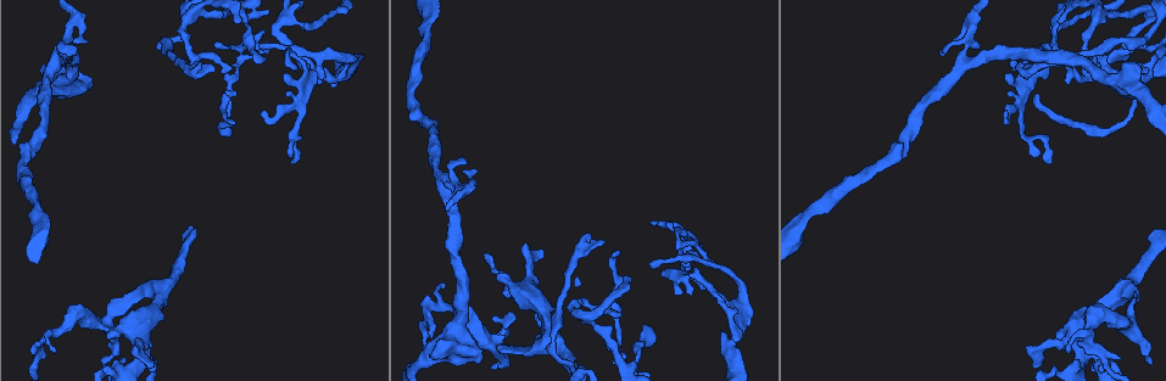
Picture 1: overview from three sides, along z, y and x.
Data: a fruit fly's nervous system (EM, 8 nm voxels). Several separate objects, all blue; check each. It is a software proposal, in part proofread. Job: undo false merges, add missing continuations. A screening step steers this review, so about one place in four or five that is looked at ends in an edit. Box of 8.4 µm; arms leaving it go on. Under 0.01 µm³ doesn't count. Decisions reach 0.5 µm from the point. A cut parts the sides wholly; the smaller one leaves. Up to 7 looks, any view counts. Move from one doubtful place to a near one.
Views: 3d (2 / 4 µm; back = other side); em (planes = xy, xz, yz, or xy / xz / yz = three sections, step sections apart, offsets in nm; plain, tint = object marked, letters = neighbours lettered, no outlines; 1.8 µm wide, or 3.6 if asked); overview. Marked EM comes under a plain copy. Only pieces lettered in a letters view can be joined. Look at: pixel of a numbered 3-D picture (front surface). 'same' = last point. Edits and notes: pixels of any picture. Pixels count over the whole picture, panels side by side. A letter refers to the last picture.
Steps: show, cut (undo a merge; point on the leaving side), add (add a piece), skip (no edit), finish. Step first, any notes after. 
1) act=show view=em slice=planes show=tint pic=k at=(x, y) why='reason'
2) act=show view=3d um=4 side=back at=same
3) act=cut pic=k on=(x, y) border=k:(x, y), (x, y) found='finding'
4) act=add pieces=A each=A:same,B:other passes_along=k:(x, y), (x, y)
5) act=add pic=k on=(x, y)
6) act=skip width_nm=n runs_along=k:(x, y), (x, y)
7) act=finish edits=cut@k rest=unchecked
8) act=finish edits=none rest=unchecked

act=show view=em slice=planes show=letters pic=1 at=(635, 355) why='a narrow waist'

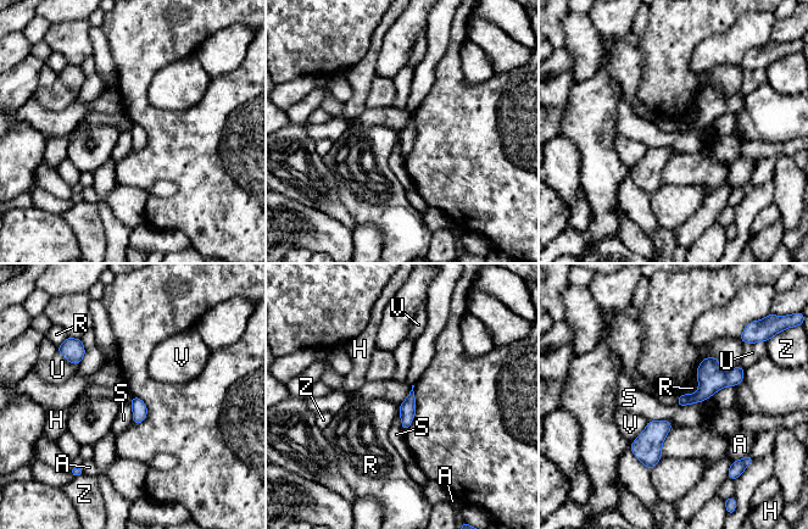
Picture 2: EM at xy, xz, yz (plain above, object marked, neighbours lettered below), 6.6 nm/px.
act=skip each=A:other,H:other,R:other,S:other,U:other,V:other,Z:other border=2:(734, 385), (701, 401), (675, 405) found='all the same neuron'

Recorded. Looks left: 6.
act=show view=em slice=planes show=letters pic=1 at=(738, 319) why='side arm on a straight run'

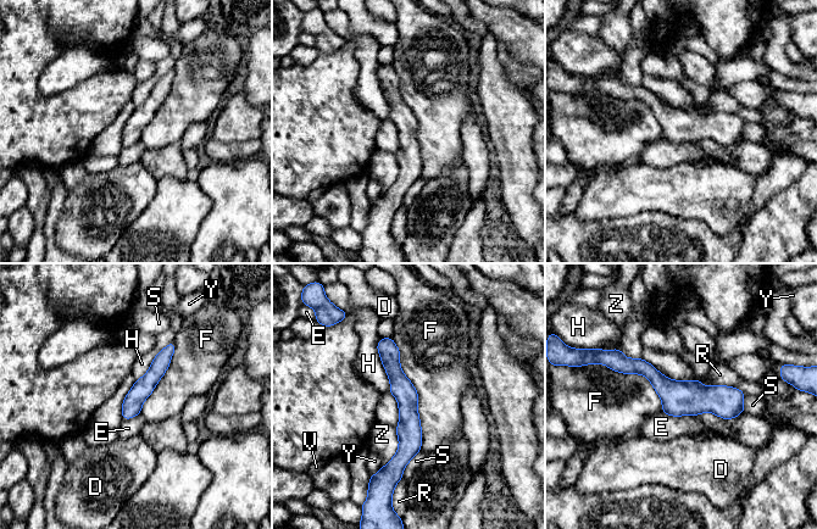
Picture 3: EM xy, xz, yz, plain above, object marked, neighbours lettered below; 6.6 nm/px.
act=skip each=D:other,E:other,F:other,H:other,R:other,S:other,V:other,Y:other,Z:other runs_along=3:(387, 340), (407, 397), (395, 472) found='continuous, no second neuron'

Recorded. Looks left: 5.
act=show view=3d um=2 pic=1 at=(527, 259)

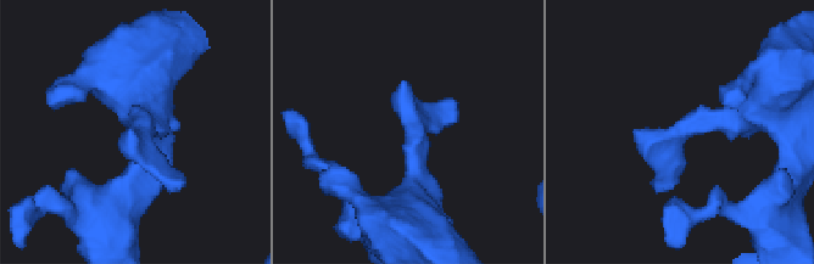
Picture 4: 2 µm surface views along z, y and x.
act=show view=em slice=planes show=tint pic=4 at=(143, 133)

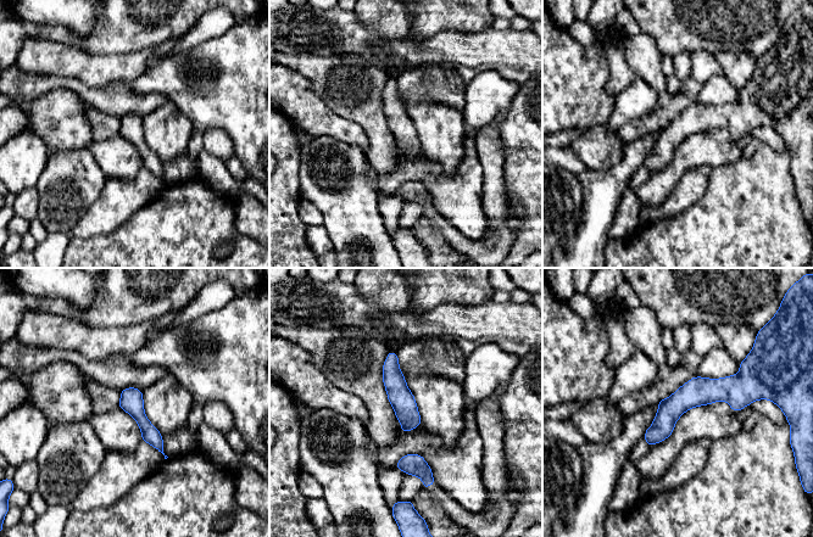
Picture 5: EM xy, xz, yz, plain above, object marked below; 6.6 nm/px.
act=show view=em slice=planes show=letters at=same why='what lies round it'

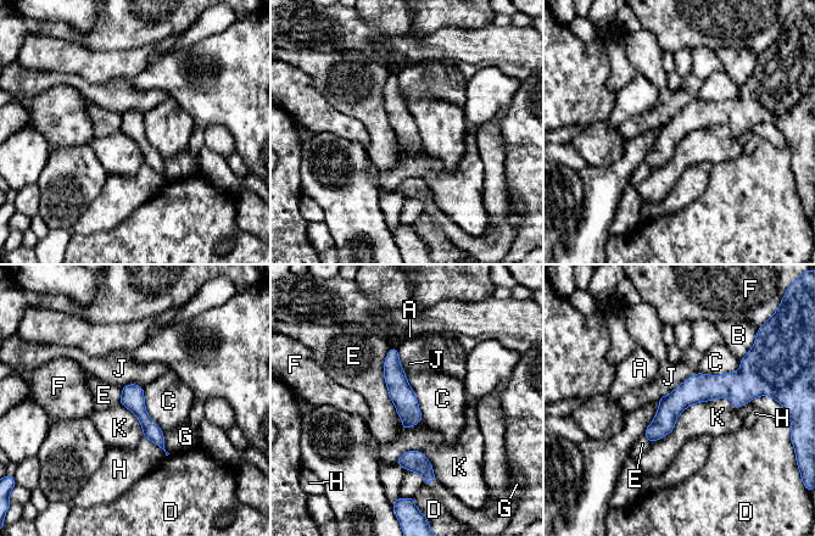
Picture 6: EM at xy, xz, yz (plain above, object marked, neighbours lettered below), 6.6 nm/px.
act=skip each=A:other,B:other,C:other,D:other,E:other,F:other,G:other,H:other,J:other,K:other border=6:(736, 408), (692, 403), (651, 442) found='all the same neuron'

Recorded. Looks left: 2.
act=finish edits=none rest=unchecked

